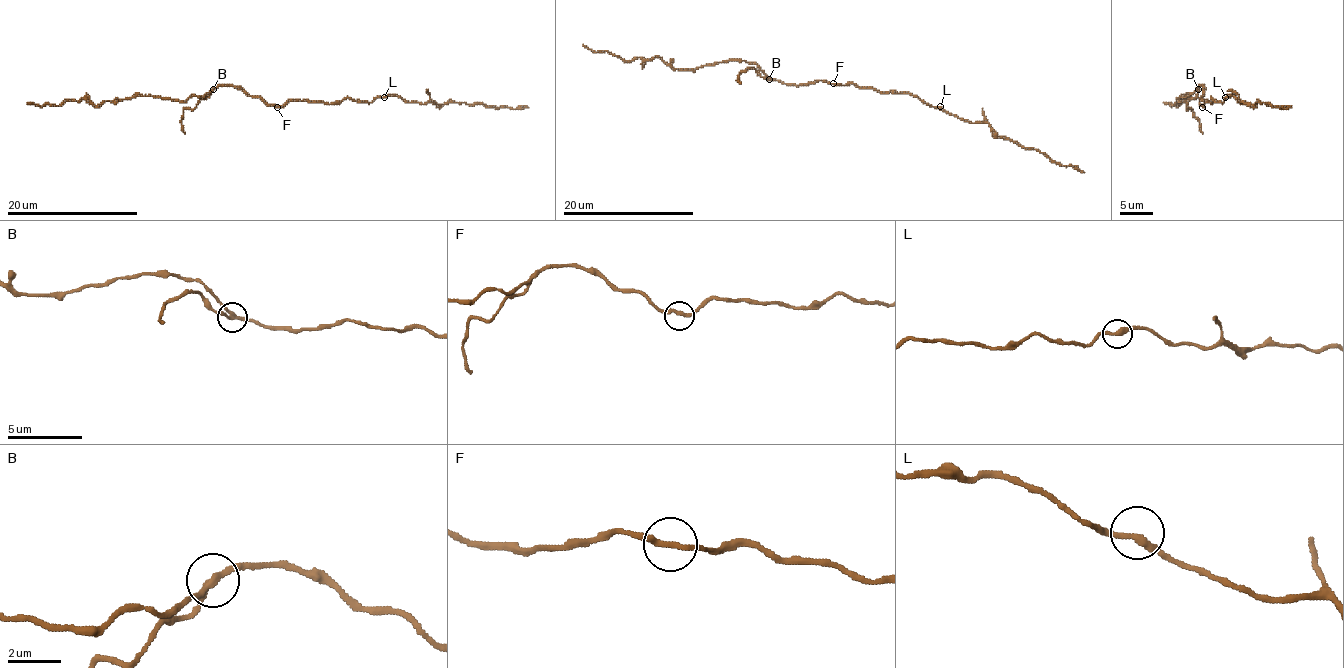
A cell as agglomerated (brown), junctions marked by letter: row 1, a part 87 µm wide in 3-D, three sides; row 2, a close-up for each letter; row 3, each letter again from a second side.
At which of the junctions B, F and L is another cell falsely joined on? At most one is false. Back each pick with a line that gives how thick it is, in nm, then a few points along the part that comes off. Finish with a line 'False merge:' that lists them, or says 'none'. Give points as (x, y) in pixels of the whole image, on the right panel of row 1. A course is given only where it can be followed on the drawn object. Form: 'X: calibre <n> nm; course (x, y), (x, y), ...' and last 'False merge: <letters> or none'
B: calibre 220 nm; course (1198, 89), (1198, 96), (1188, 104), (1188, 109), (1199, 122), (1202, 134)
False merge: B

